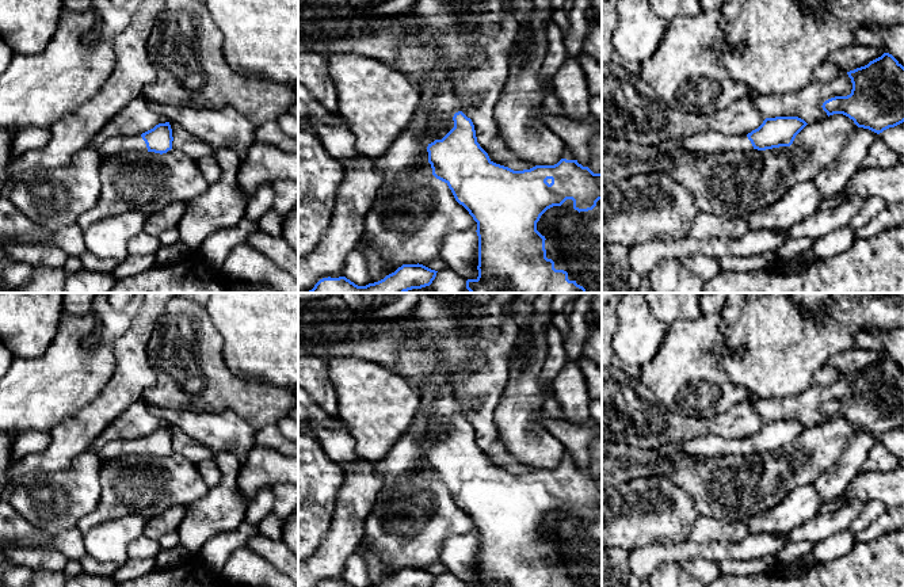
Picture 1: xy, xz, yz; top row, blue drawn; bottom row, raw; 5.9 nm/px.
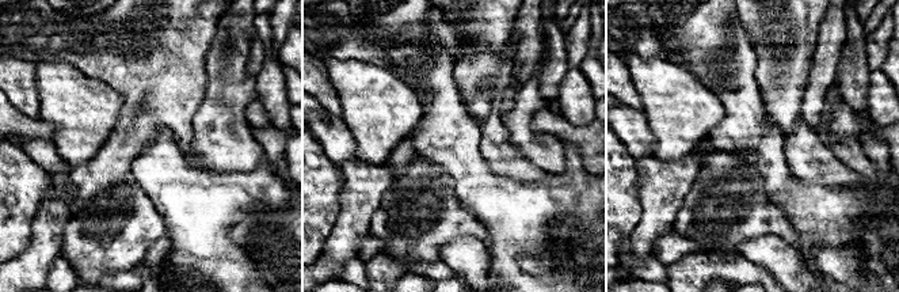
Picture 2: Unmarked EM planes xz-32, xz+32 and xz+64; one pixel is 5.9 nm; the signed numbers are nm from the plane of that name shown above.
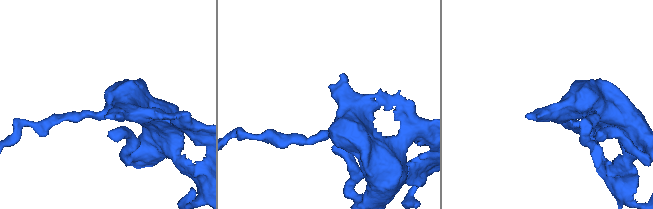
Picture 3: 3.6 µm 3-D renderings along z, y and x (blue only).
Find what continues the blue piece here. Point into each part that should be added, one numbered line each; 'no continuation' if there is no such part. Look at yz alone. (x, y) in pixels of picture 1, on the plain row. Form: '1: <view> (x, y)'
1: yz (712, 446)

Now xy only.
1: xy (119, 448)

